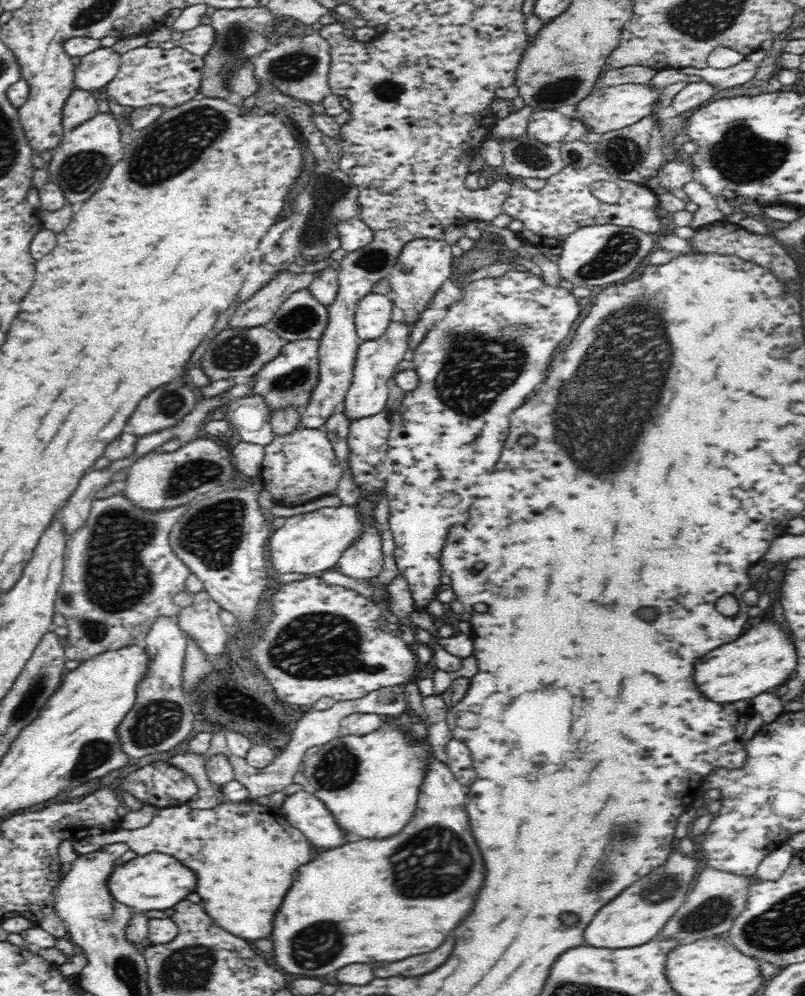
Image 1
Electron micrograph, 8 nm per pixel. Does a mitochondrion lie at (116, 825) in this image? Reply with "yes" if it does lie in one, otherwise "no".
no

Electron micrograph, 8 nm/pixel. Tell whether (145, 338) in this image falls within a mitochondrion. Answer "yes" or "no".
no

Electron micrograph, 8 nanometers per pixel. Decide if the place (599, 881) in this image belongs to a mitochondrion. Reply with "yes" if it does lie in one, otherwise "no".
yes

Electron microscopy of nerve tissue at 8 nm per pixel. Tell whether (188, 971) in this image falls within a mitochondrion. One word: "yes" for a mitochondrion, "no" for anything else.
yes

